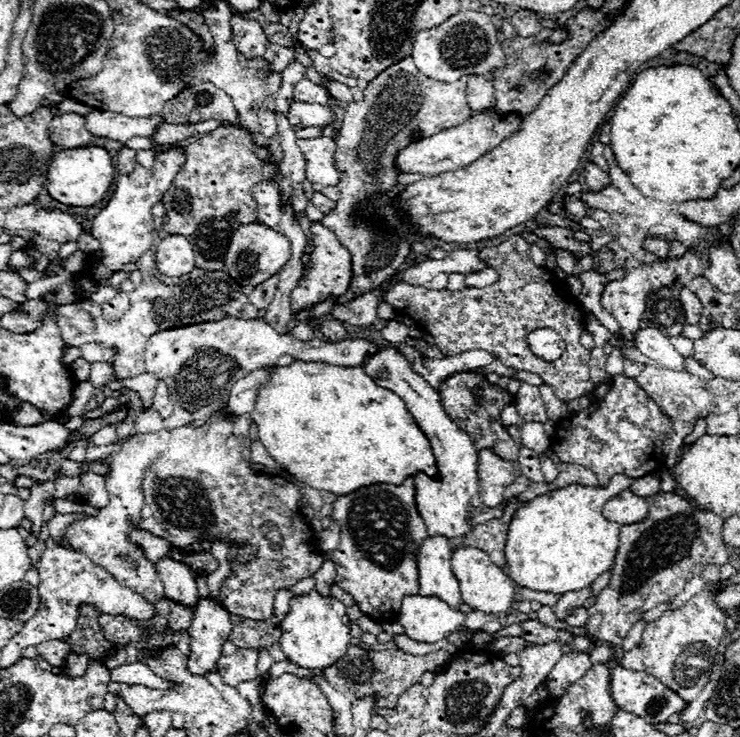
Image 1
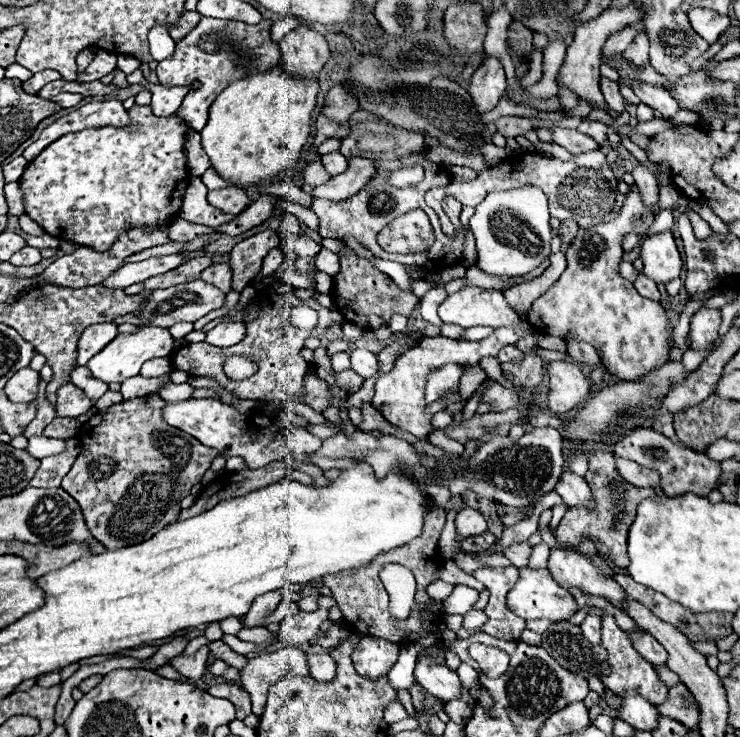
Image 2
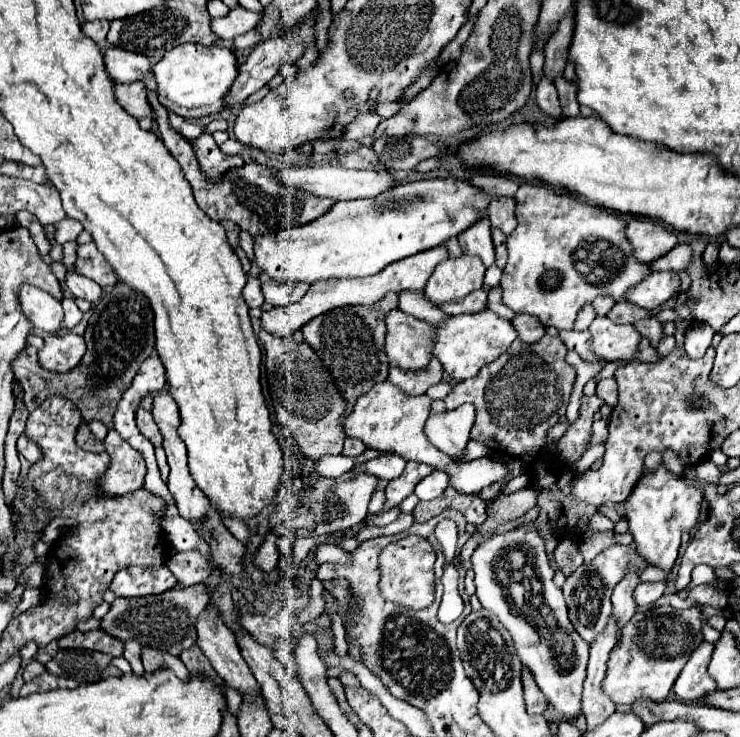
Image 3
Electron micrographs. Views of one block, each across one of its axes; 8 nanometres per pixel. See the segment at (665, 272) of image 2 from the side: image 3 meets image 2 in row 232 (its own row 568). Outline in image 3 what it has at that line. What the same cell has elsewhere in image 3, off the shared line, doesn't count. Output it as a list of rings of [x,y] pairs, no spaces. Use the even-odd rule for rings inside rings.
[[[660,466],[658,470],[646,472],[642,476],[624,506],[630,524],[630,534],[634,536],[634,546],[638,554],[650,566],[658,566],[670,572],[678,558],[682,532],[692,530],[698,522],[698,514],[702,508],[702,492],[694,486],[688,486],[682,476],[670,474],[664,466]]]

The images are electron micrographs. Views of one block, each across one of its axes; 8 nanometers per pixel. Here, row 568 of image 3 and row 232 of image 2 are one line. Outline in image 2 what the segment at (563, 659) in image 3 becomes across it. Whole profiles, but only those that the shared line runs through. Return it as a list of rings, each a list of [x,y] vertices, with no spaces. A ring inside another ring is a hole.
[[[522,186],[506,192],[488,194],[470,218],[476,236],[478,268],[492,276],[522,276],[538,268],[550,256],[550,214],[548,198],[536,186]]]

